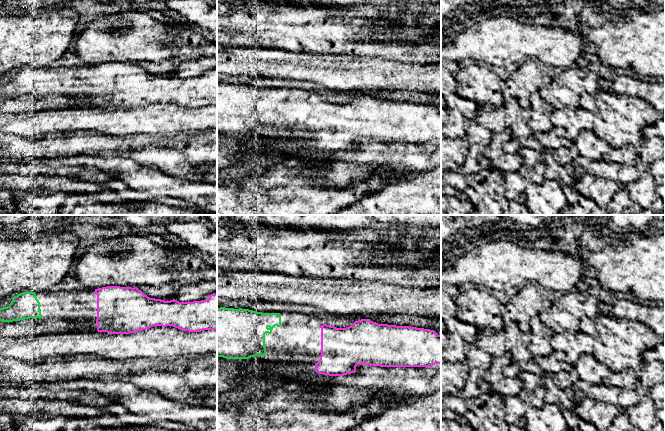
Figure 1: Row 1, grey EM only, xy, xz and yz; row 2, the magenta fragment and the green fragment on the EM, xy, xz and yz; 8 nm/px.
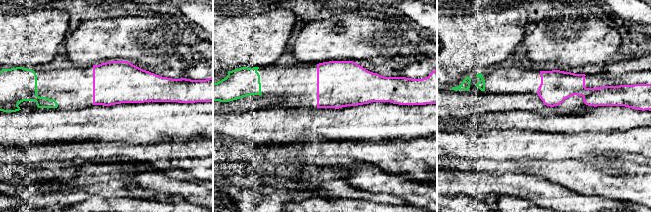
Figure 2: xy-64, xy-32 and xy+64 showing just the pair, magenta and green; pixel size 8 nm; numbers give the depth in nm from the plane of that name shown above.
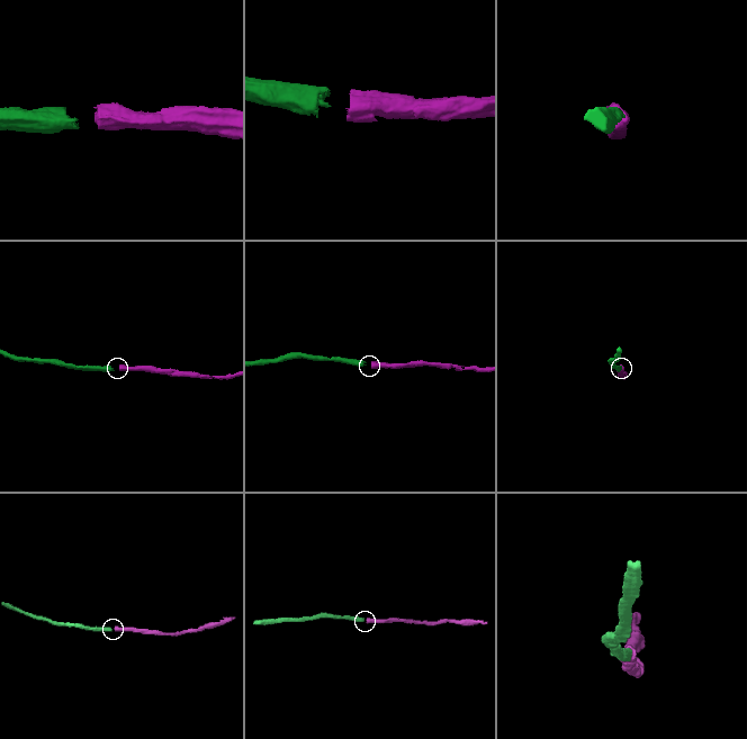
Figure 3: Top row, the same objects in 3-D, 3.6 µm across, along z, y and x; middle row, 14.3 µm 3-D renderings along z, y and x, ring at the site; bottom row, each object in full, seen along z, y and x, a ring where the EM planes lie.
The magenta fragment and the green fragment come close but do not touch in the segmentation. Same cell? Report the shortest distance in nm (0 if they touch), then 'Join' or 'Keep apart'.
Distance 320 nm. Join

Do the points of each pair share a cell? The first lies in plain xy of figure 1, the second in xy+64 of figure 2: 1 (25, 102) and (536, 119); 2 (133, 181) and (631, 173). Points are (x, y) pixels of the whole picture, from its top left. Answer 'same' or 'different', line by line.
1: different
2: same

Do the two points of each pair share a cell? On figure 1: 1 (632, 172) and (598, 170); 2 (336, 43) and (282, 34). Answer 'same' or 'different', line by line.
1: same
2: same

